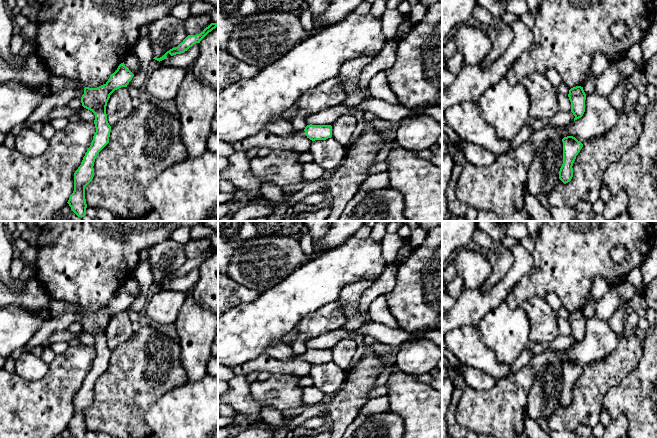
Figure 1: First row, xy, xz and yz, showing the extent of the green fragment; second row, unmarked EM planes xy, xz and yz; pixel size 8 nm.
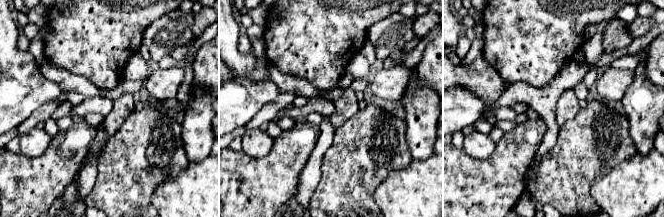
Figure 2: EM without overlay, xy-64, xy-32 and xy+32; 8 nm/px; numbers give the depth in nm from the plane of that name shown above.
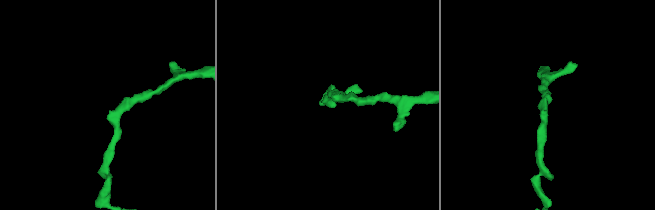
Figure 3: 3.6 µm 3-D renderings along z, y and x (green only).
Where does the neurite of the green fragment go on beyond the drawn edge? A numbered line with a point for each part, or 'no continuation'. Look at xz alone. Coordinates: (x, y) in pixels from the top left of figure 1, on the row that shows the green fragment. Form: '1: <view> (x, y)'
1: xz (278, 126)

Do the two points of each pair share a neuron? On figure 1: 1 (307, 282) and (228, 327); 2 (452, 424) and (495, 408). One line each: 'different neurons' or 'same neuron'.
1: same neuron
2: different neurons

